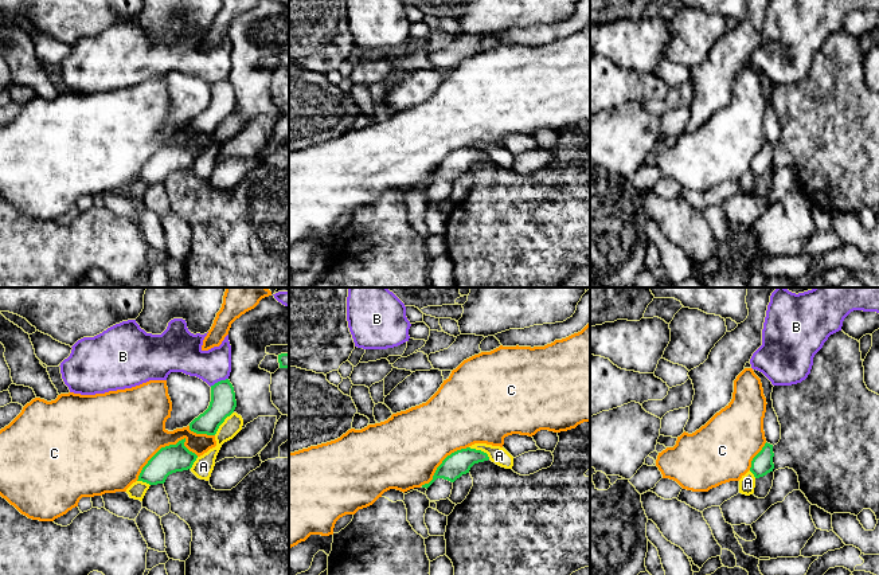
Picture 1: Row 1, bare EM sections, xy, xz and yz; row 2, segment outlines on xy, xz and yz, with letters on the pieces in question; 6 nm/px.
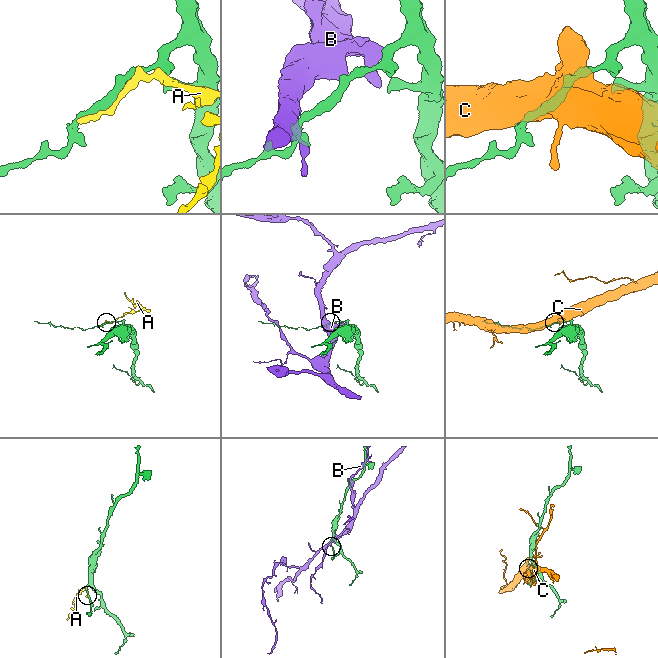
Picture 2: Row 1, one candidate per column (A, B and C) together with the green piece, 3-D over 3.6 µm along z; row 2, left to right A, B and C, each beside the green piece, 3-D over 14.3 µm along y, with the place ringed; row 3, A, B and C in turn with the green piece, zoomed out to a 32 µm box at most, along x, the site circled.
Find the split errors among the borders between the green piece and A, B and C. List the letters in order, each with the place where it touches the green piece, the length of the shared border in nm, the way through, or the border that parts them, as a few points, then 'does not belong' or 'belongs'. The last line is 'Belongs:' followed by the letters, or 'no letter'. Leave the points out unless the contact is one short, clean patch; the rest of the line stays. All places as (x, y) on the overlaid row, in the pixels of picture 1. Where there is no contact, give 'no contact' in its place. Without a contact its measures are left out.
A: xy (222, 422) | 180 nm | does not belong
B: xy (218, 382) | 120 nm | does not belong
C: xy (165, 446) | 400 nm | does not belong
Belongs: no letter

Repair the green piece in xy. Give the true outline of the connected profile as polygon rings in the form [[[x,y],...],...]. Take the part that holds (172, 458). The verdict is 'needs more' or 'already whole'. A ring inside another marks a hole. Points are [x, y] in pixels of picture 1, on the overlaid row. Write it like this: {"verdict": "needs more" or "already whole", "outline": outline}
{"verdict": "already whole", "outline": [[[185,438],[176,445],[161,447],[142,468],[137,481],[164,484],[169,474],[191,469],[198,455],[190,451],[184,442]]]}

